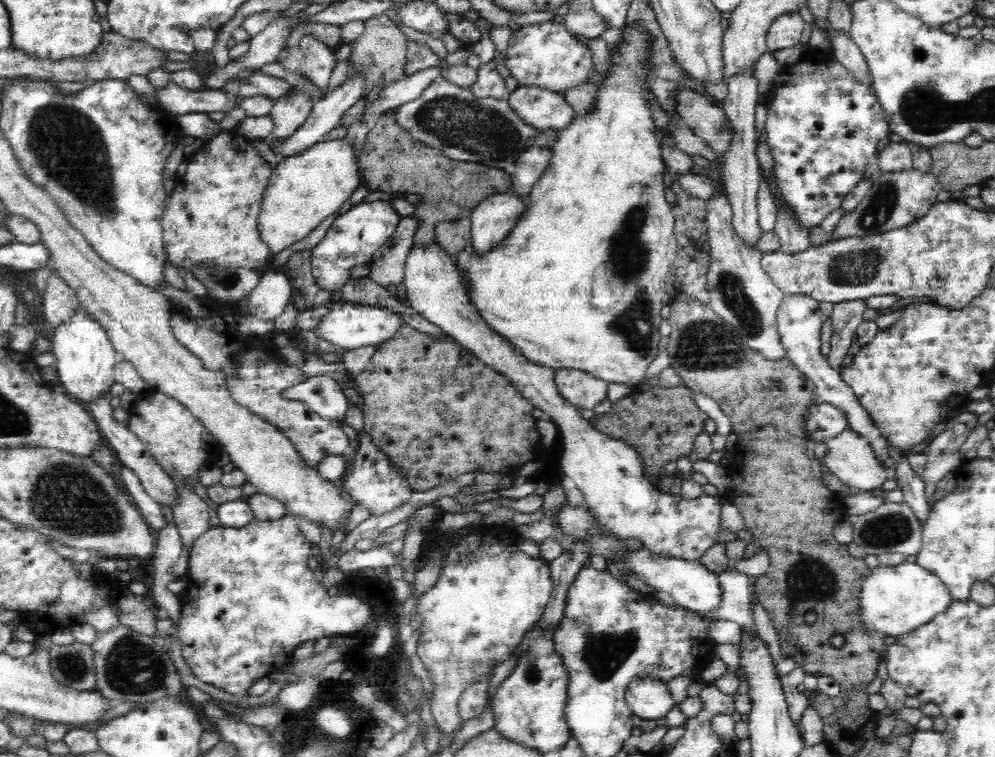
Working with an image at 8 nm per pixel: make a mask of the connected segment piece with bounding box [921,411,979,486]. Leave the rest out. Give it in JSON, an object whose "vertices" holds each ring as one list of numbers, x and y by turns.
{"vertices":[[964,412,949,421,946,430,934,437,923,450,927,456,921,480,926,485,937,485,950,472,959,470,964,442,978,426,978,415]]}

